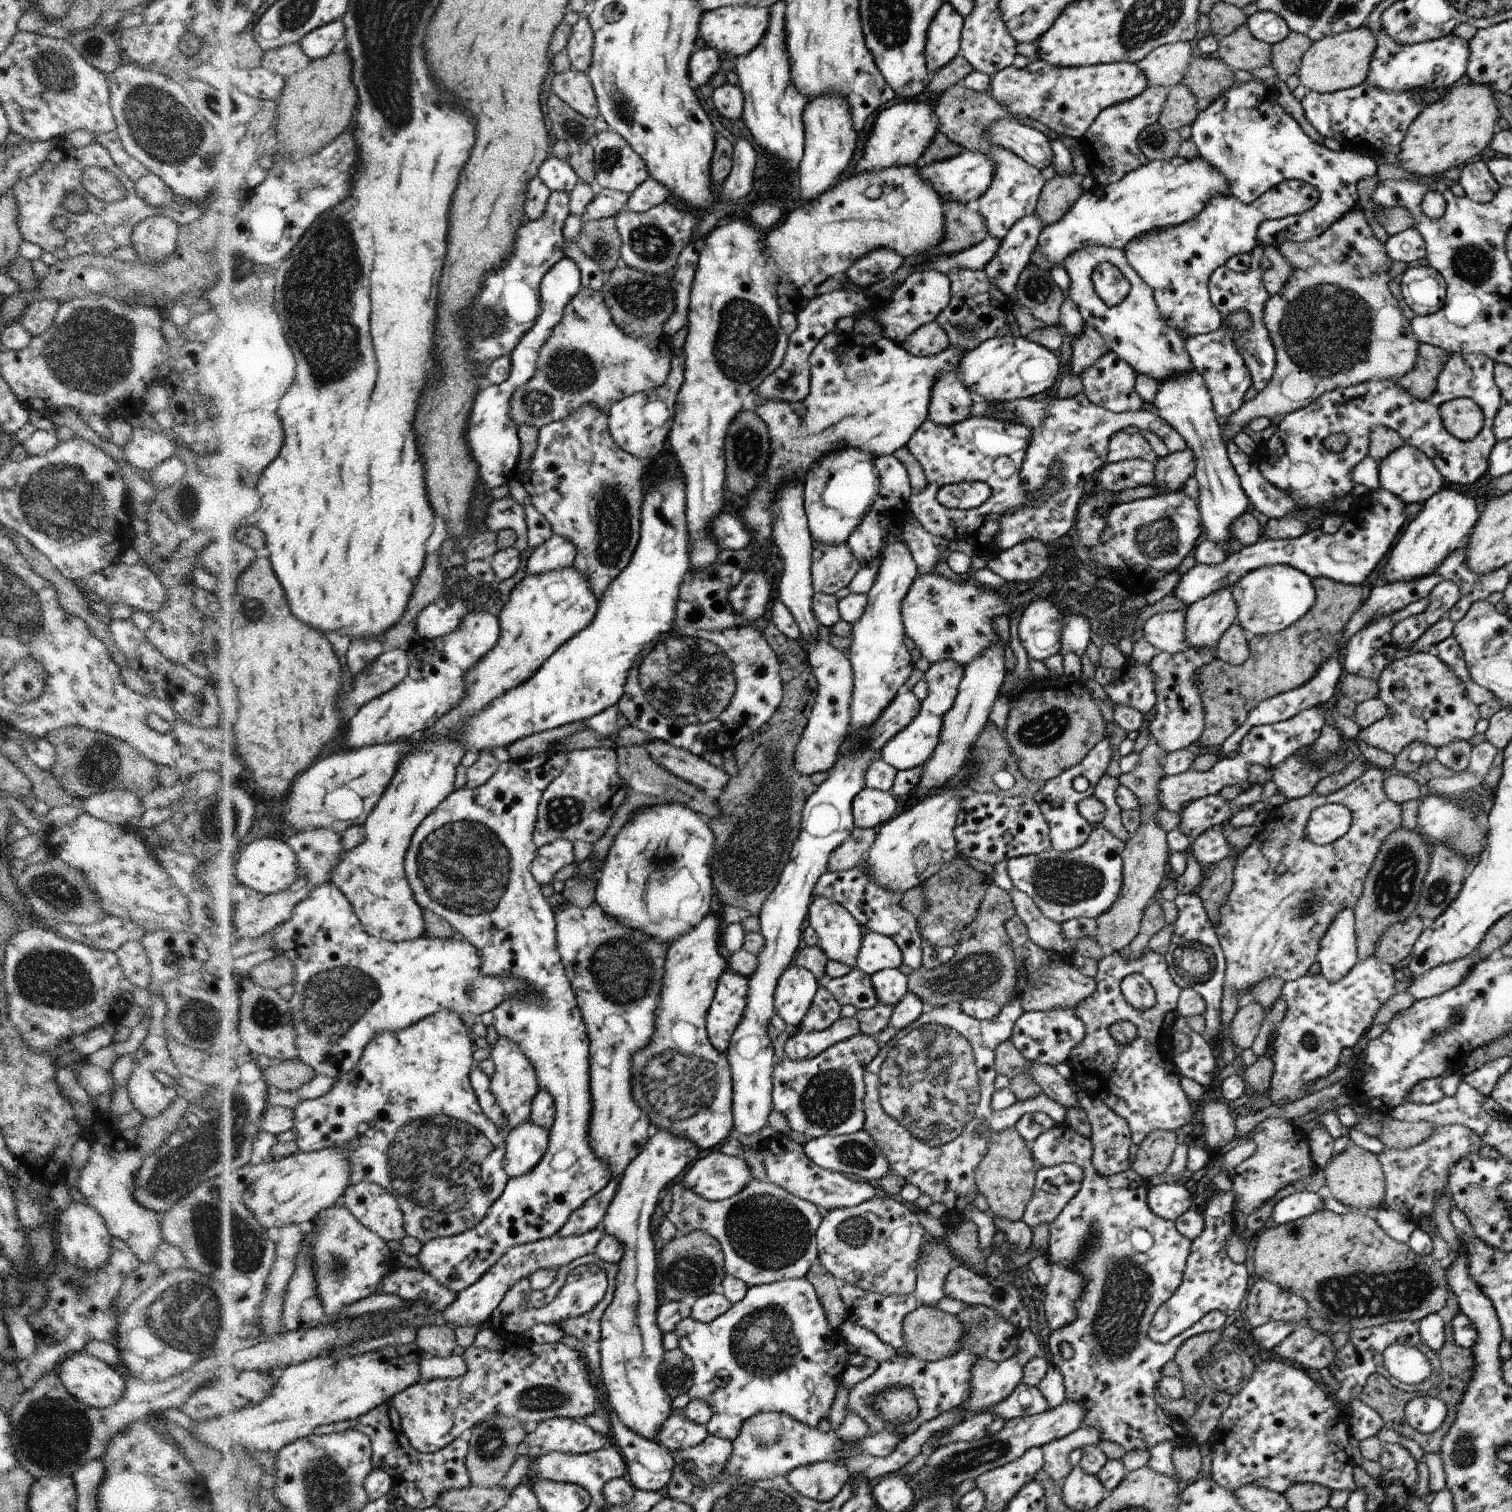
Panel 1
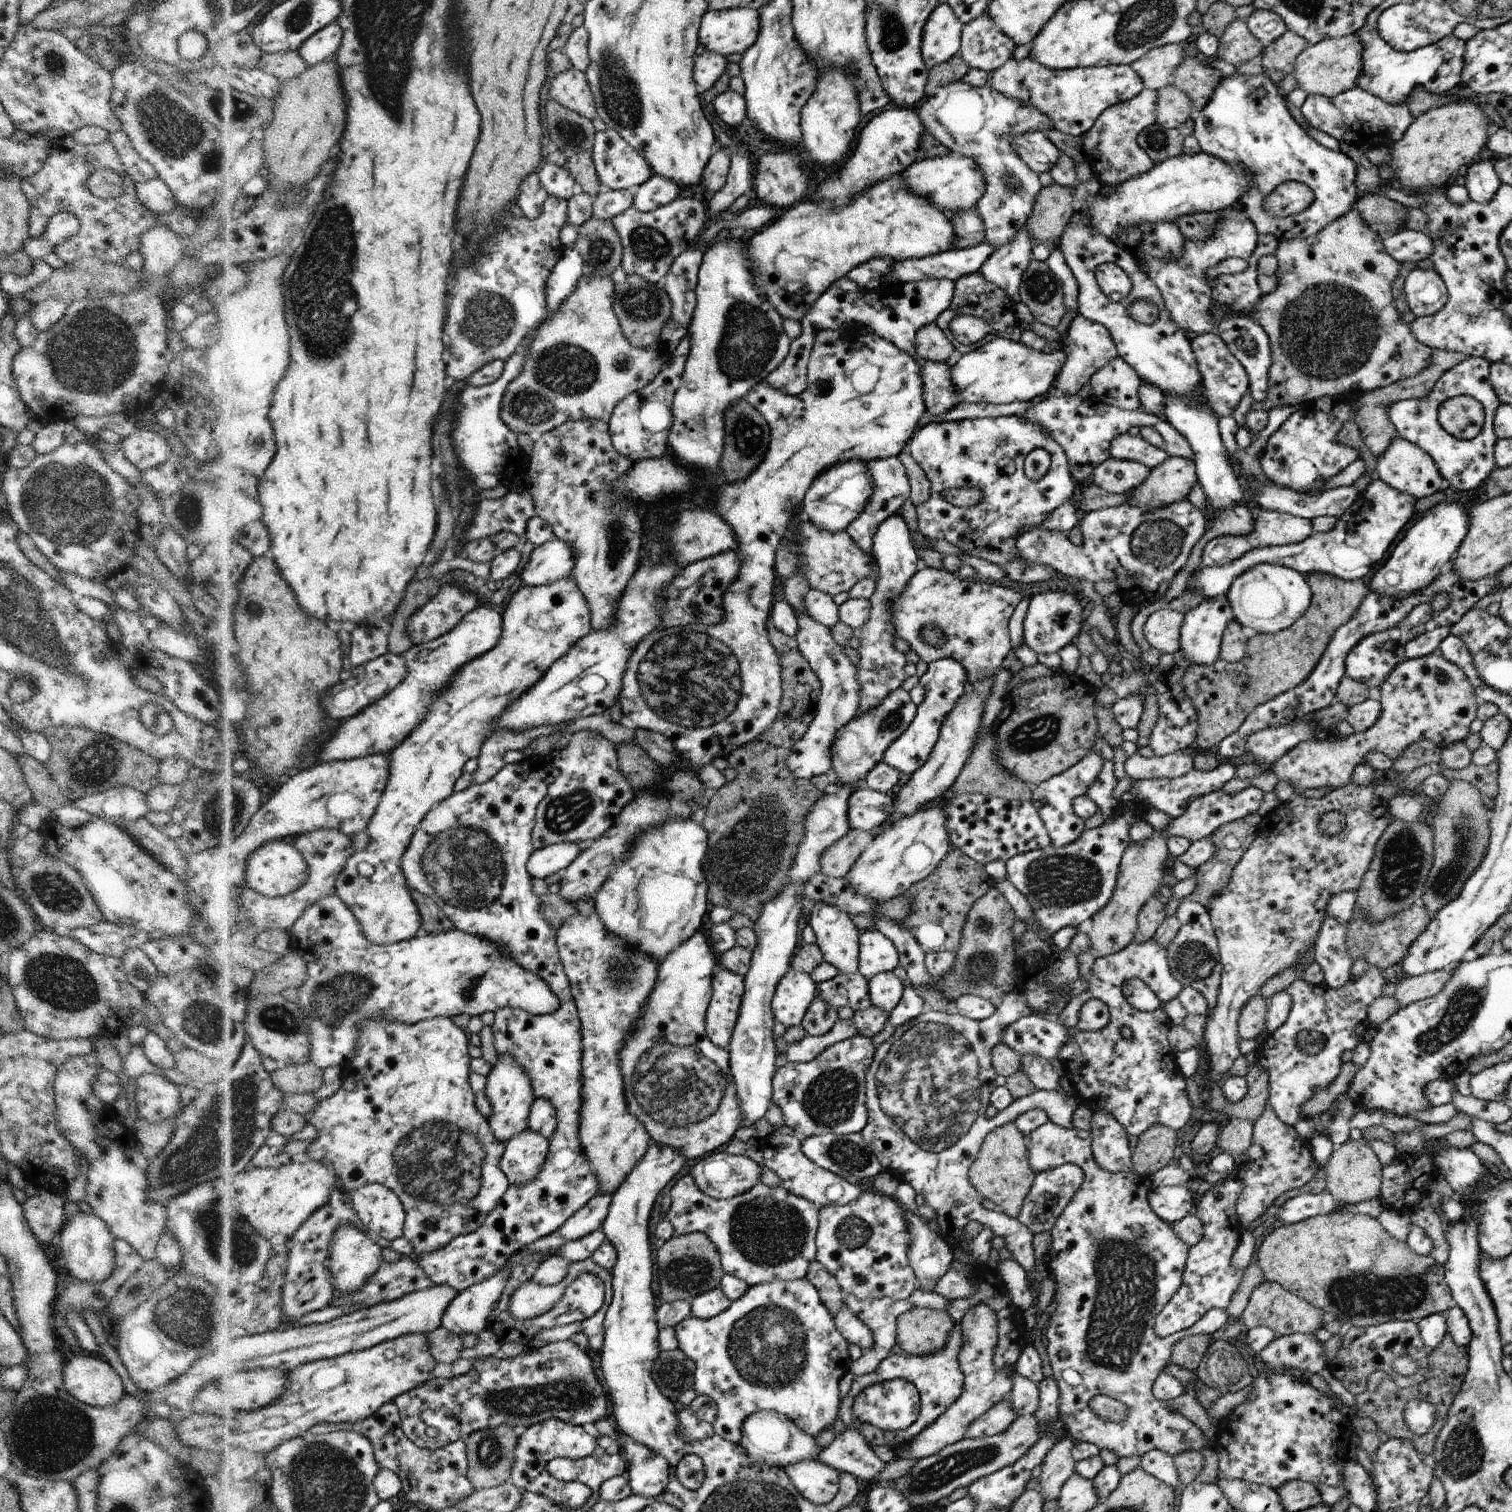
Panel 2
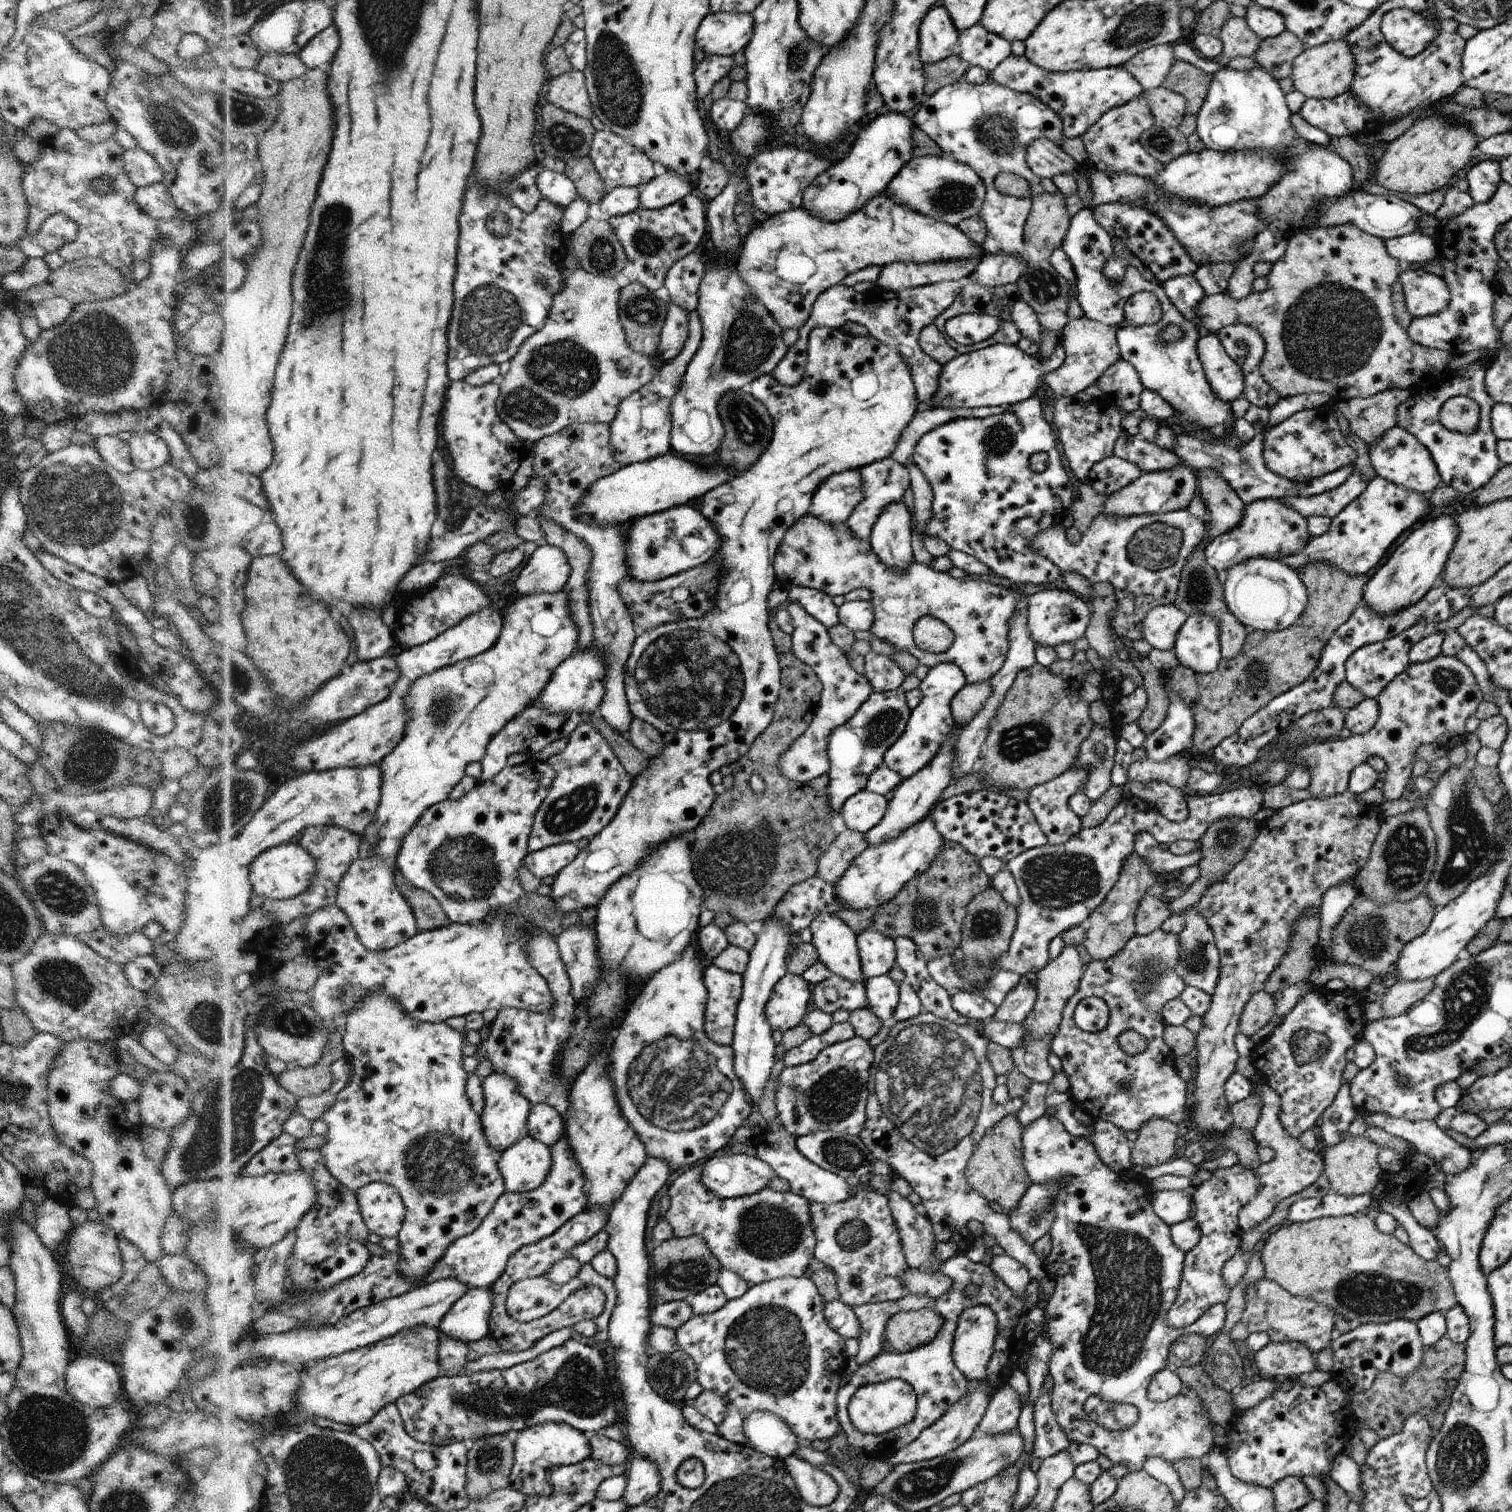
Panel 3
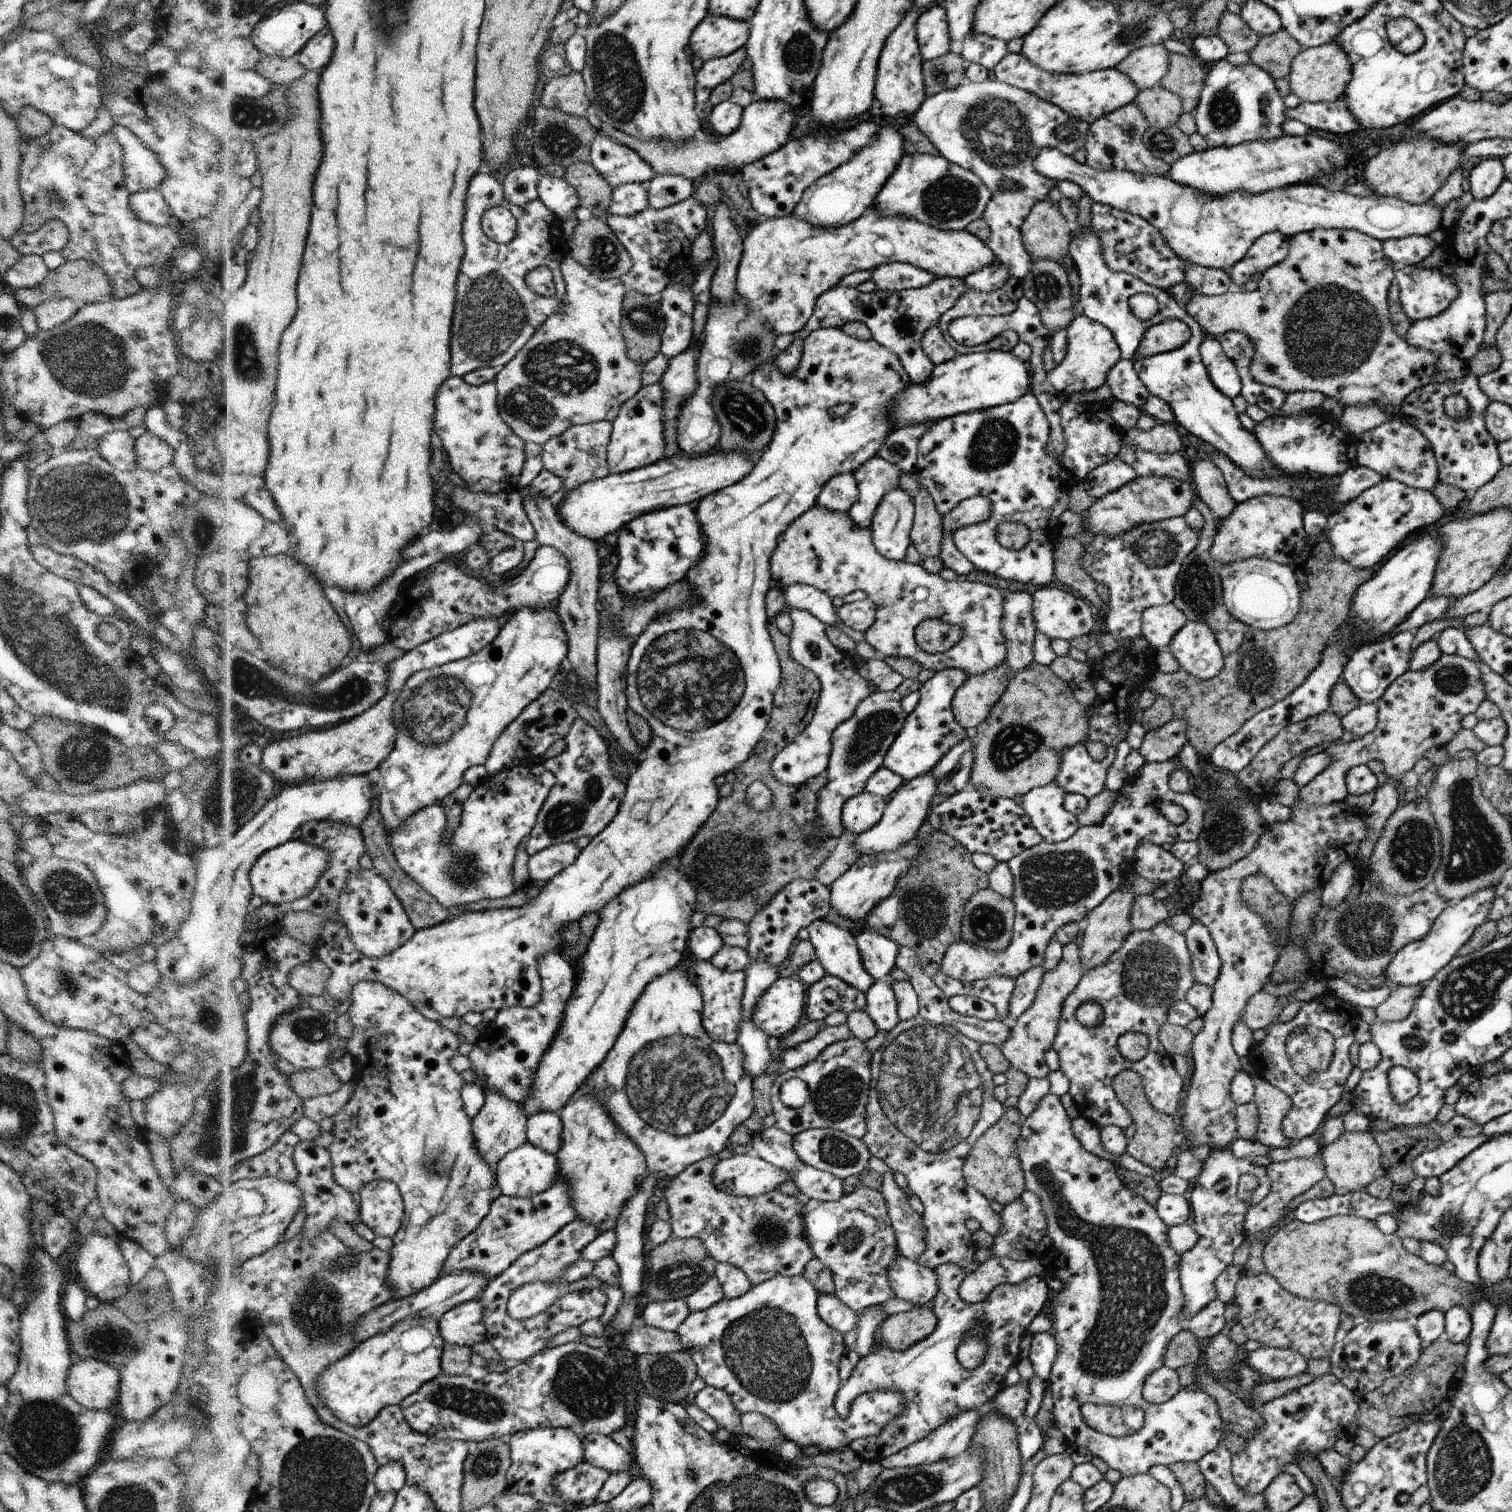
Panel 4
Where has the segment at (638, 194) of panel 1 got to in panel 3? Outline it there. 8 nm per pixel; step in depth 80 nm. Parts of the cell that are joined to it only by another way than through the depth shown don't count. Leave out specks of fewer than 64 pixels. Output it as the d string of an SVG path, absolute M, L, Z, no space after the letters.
M668 170L638 188L641 206L647 209L664 209L690 194L690 182L686 175Z

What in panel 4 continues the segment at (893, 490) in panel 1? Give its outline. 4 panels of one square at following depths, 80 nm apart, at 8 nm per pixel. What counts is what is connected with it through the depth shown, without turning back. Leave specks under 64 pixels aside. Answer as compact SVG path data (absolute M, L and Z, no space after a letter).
M876 456L870 458L866 464L856 469L852 474L854 474L858 482L859 497L848 513L850 518L854 519L860 526L870 527L877 504L889 490L899 487L898 478L902 472L896 465L890 464L884 461L883 458Z

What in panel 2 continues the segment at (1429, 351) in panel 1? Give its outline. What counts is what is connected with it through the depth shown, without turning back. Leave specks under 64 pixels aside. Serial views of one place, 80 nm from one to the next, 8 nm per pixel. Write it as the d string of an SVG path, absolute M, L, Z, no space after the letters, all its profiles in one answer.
M1434 349L1430 366L1427 366L1420 374L1373 391L1357 394L1357 397L1351 399L1351 401L1354 402L1354 406L1358 408L1358 410L1354 410L1357 414L1356 418L1354 418L1354 422L1358 425L1362 440L1364 440L1366 446L1375 457L1382 455L1388 446L1391 445L1392 439L1399 436L1397 428L1389 419L1389 412L1387 411L1389 405L1398 401L1404 401L1408 398L1417 399L1427 397L1430 395L1430 392L1432 392L1435 382L1442 374L1447 370L1453 369L1459 362L1468 358L1470 357L1467 354L1462 354L1462 352Z

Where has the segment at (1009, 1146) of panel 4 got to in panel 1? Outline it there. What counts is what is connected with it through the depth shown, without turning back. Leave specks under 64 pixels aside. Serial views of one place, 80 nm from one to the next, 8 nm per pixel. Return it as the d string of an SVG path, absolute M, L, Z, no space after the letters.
M1015 1127L988 1134L989 1148L981 1164L974 1171L977 1189L984 1195L989 1210L997 1217L1020 1221L1026 1205L1033 1198L1038 1168L1030 1145Z

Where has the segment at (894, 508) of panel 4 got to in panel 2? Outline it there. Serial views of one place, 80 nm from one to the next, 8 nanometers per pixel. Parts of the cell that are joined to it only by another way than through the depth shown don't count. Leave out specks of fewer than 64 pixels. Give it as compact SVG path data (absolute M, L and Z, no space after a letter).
M901 512L891 514L883 520L876 529L872 539L871 554L876 558L879 566L879 577L875 591L869 598L873 608L870 620L861 628L860 663L857 666L857 677L861 681L861 713L876 709L893 690L900 689L911 669L904 658L904 653L898 652L892 645L897 638L896 624L894 624L894 600L908 588L910 580L921 567L912 542L912 533L908 530Z

